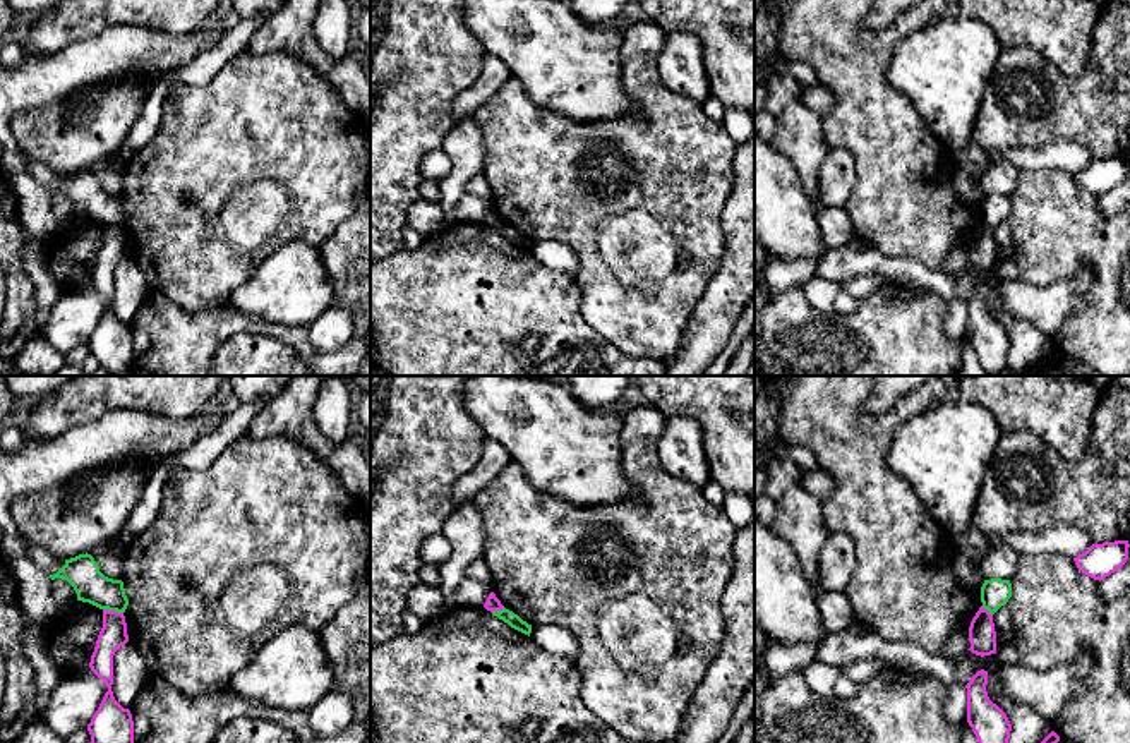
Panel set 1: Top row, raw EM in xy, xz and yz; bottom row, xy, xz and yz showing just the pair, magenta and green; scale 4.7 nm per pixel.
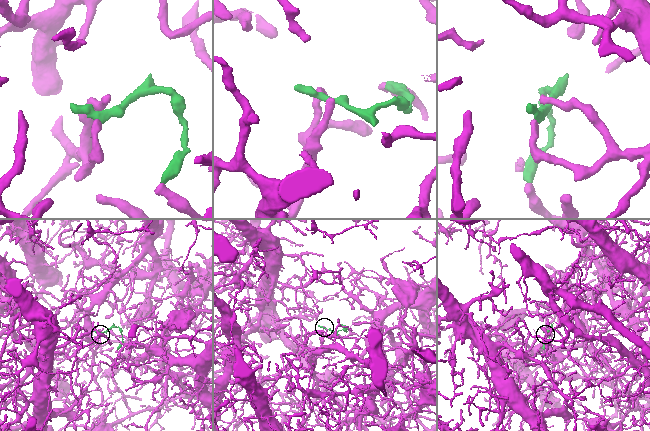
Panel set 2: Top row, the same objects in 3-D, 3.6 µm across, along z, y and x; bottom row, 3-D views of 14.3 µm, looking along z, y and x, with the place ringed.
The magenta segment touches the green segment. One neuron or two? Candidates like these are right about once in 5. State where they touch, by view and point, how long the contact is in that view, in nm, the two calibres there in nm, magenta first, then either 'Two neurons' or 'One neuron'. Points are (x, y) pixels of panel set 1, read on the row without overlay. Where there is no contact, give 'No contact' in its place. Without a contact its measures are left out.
Touches magenta at xy (114, 227). Shared border 100 nm. Thickness 130 nm (magenta) against 160 nm. Two neurons

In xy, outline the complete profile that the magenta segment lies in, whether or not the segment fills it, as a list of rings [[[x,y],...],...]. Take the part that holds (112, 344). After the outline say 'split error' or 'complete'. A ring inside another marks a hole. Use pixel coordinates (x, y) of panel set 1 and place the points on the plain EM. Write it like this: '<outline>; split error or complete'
[[[103,227],[103,244],[98,251],[94,268],[91,271],[91,287],[105,297],[105,309],[98,326],[94,328],[87,347],[94,365],[111,374],[125,372],[134,364],[134,336],[129,324],[123,324],[113,312],[113,271],[129,257],[125,232],[117,227]]]; complete

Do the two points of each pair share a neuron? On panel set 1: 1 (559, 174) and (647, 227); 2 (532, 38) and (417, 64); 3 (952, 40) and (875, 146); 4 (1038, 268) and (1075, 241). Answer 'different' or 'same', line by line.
1: same
2: different
3: different
4: same

